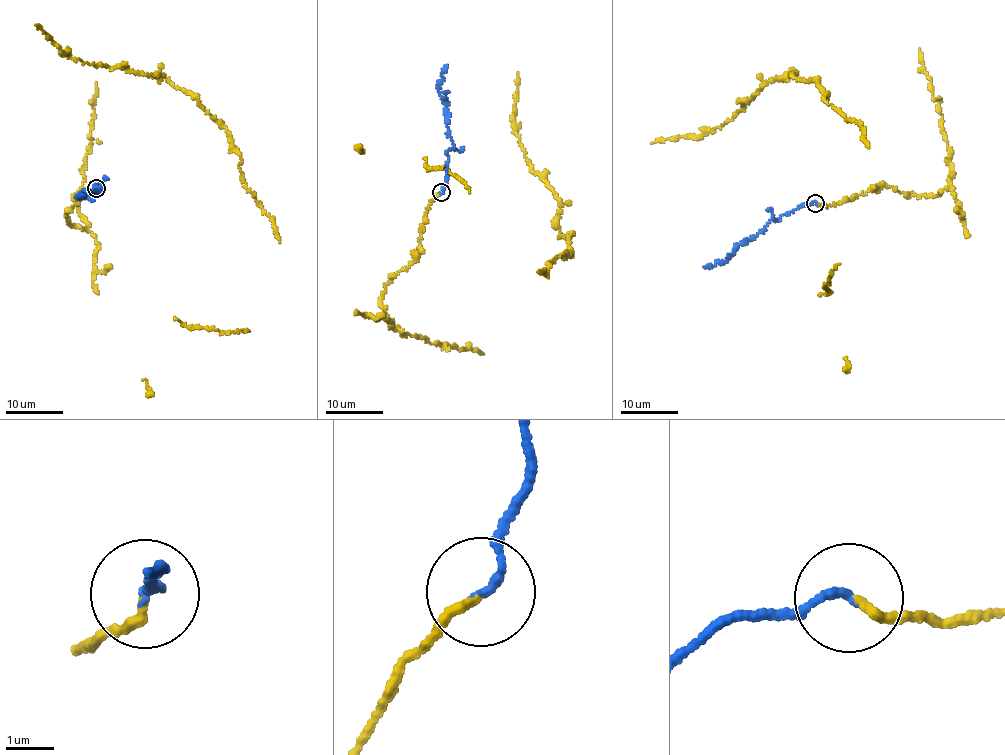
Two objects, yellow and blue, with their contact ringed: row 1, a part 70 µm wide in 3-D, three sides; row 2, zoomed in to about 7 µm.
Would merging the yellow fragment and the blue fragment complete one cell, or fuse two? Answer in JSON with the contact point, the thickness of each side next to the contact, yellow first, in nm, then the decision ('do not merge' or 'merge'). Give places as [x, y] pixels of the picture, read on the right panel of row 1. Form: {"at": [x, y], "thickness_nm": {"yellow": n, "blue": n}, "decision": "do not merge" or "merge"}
{"at": [815, 203], "thickness_nm": {"yellow": 190, "blue": 180}, "decision": "merge"}

